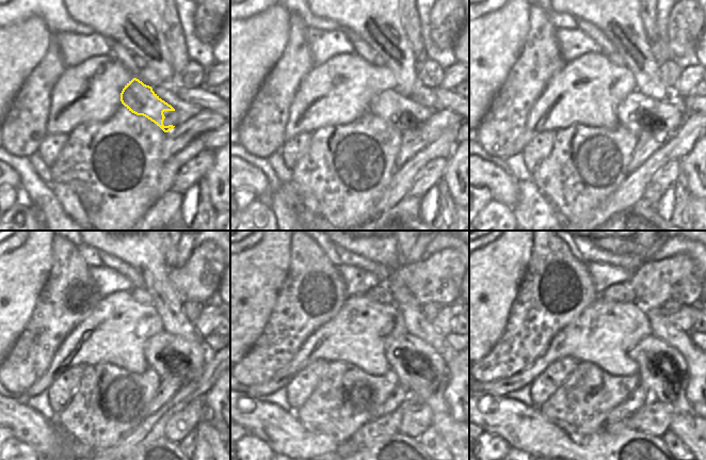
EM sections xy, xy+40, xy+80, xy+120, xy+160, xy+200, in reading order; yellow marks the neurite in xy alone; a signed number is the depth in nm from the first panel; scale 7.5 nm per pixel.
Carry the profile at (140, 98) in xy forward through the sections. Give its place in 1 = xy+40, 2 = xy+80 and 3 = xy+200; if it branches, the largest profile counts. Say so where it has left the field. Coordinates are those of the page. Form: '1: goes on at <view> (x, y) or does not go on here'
1: goes on at xy+40 (388, 105)
2: goes on at xy+80 (670, 115)
3: goes on at xy+200 (651, 352)

